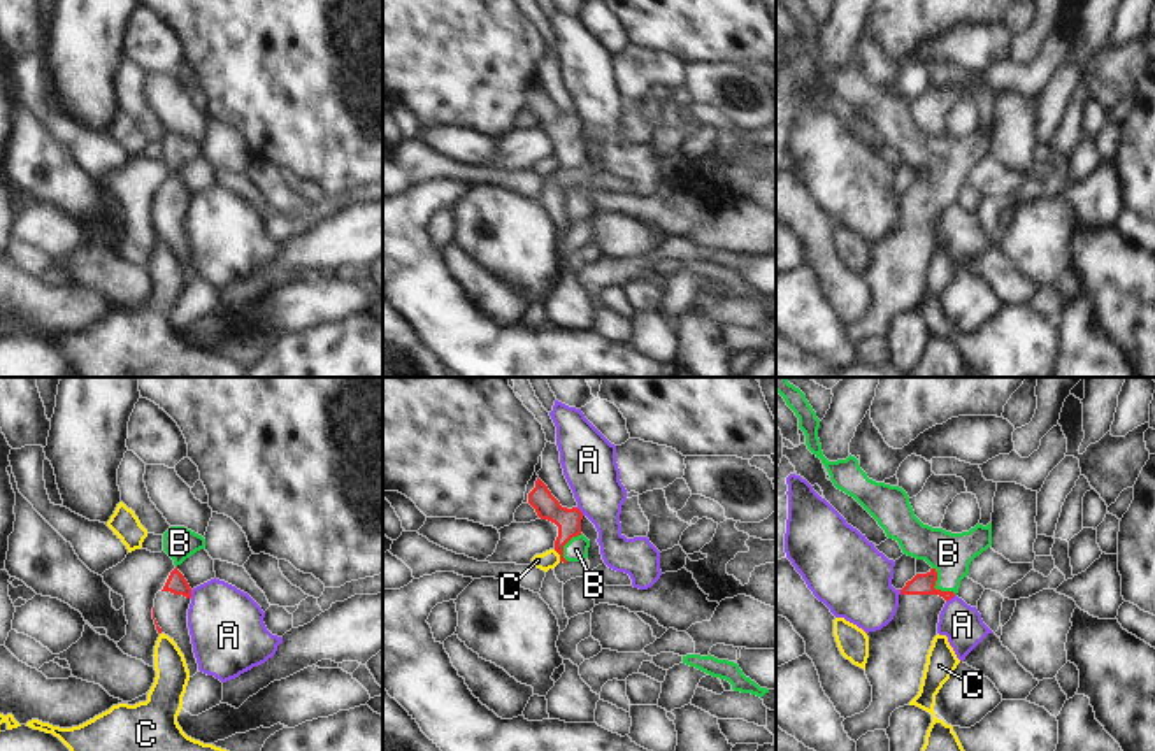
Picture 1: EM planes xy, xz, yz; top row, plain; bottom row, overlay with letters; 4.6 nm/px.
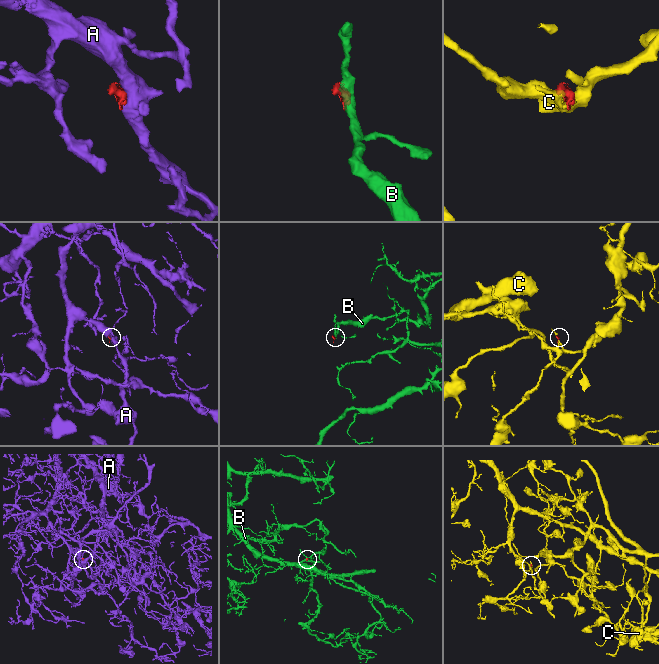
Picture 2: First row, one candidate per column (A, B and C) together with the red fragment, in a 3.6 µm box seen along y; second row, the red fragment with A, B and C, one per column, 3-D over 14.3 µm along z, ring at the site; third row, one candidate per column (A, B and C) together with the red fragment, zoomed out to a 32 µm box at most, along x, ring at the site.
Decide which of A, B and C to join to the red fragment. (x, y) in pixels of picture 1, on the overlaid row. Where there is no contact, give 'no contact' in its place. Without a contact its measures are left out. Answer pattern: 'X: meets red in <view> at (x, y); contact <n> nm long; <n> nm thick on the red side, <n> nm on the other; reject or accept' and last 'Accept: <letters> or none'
A: meets red in yz at (950, 599); contact 60 nm long; 100 nm thick on the red side, 180 nm on the other; reject
B: meets red in yz at (934, 588); contact 170 nm long; 100 nm thick on the red side, 190 nm on the other; accept
C: meets red in xz at (559, 553); contact 70 nm long; 110 nm thick on the red side, 80 nm on the other; reject
Accept: B

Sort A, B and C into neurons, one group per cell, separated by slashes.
A / B / C

